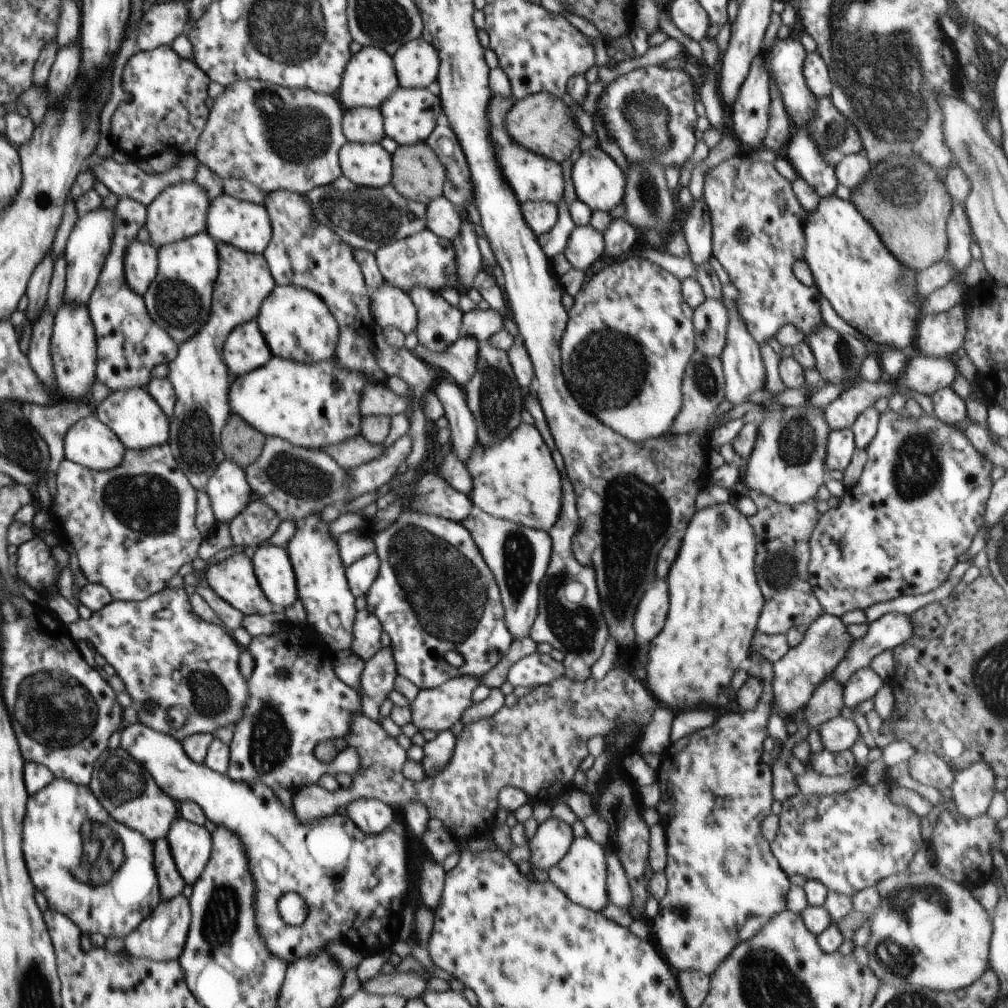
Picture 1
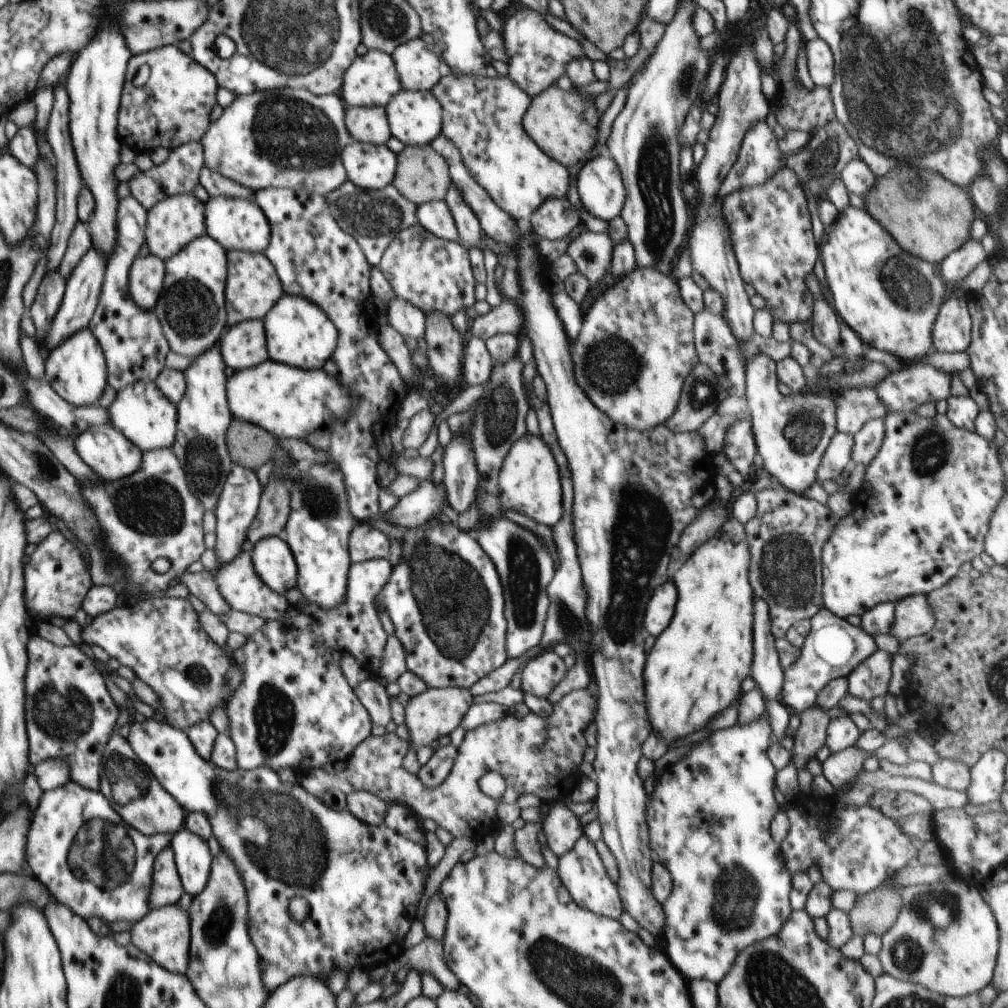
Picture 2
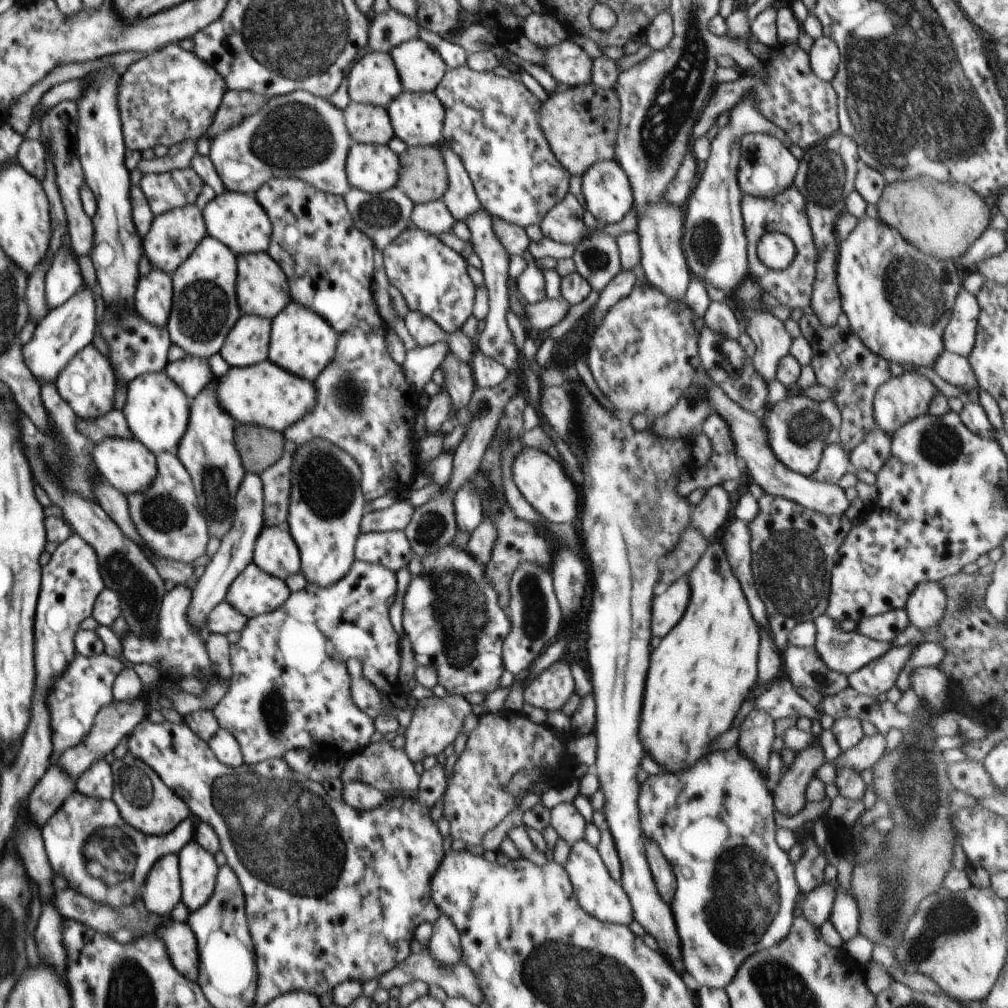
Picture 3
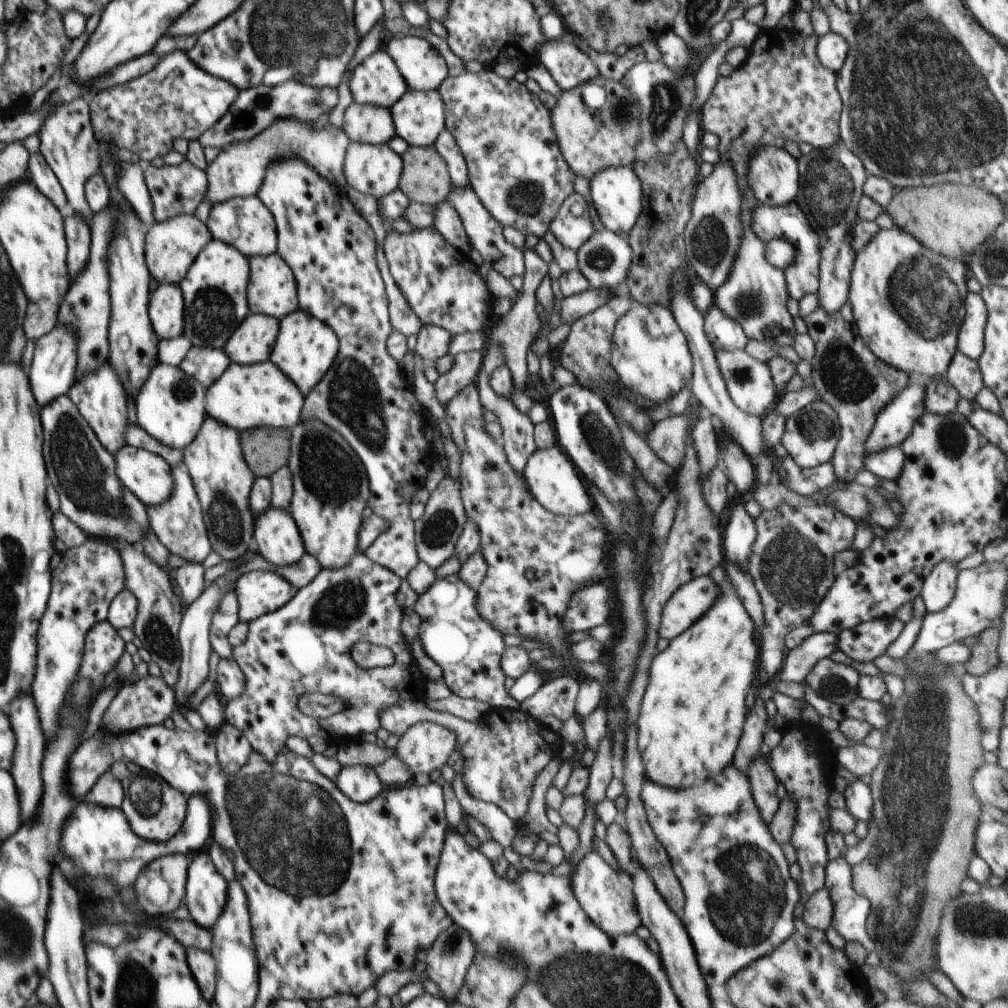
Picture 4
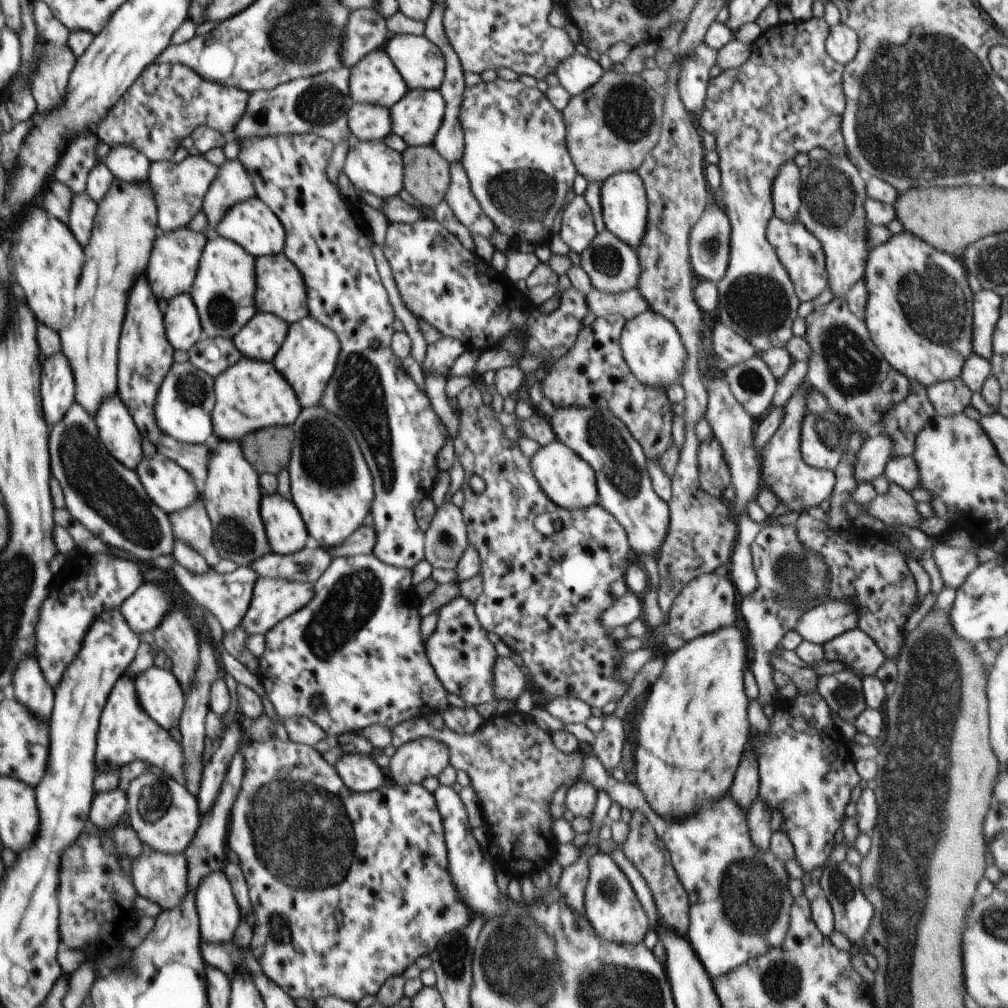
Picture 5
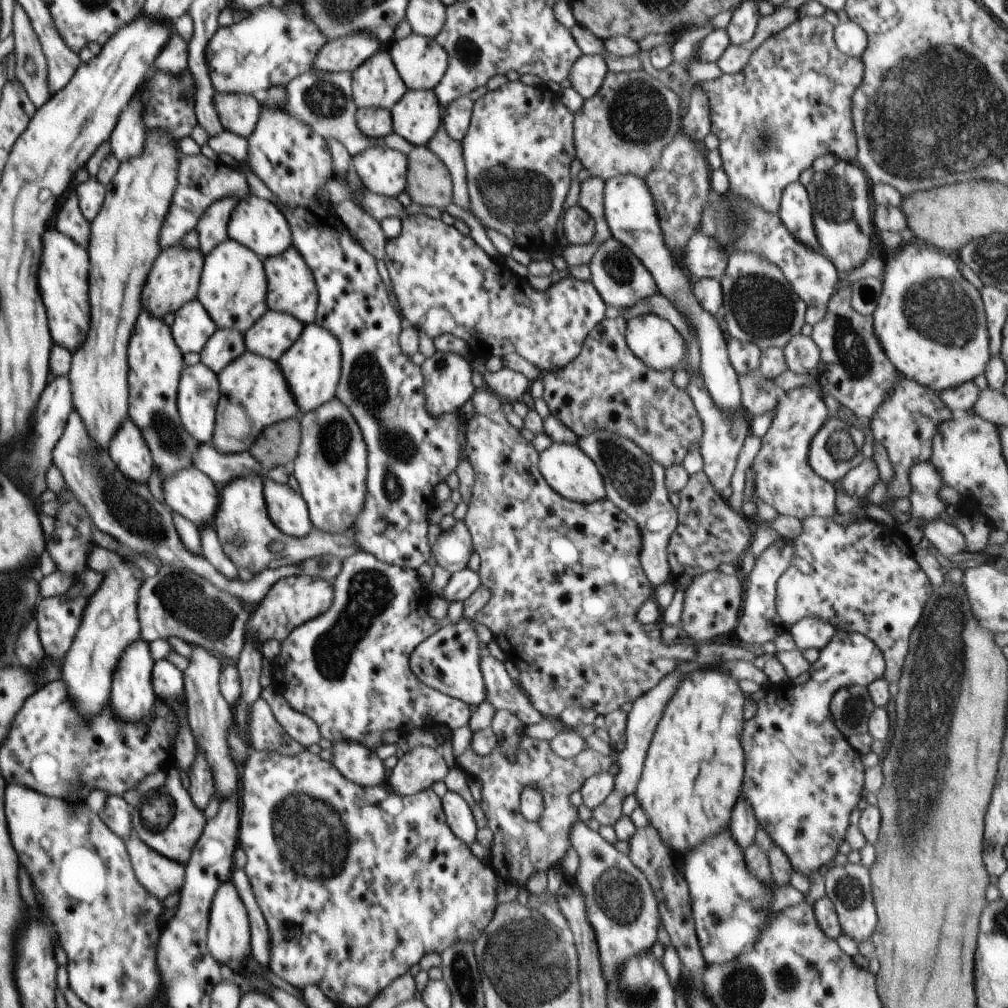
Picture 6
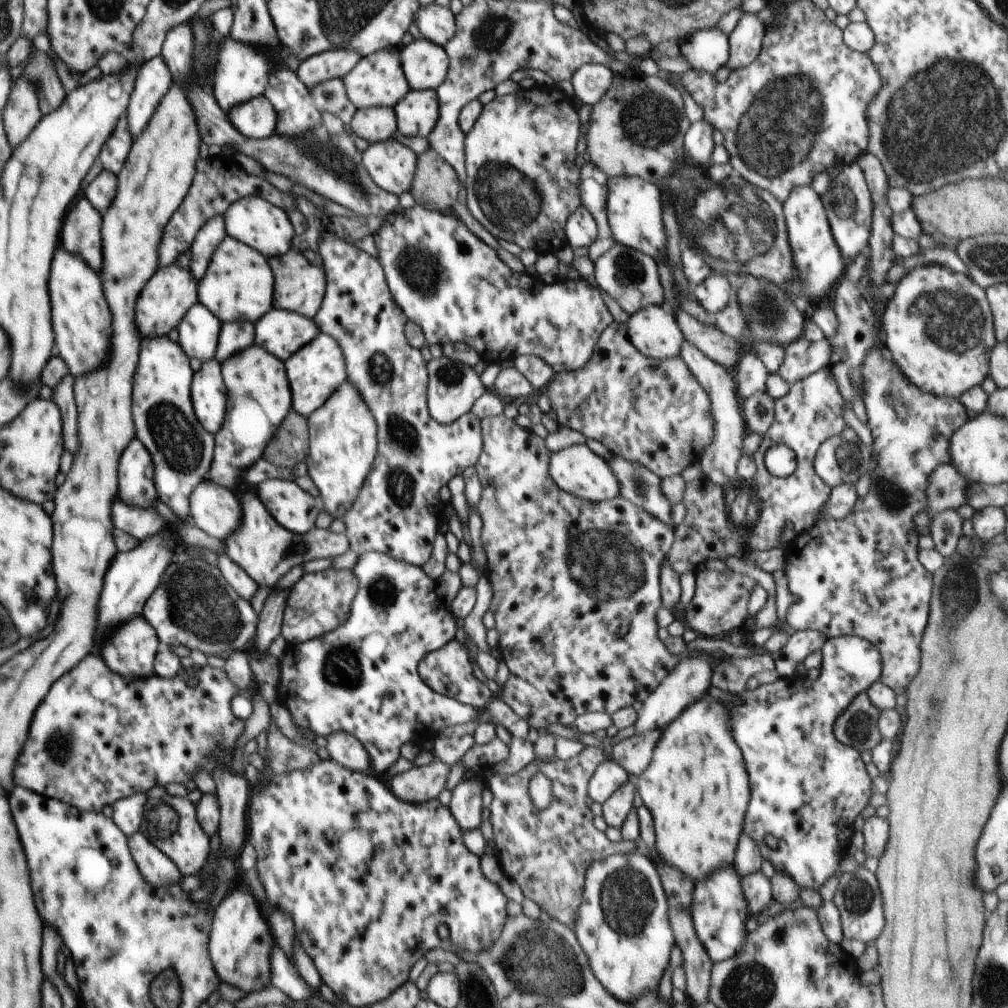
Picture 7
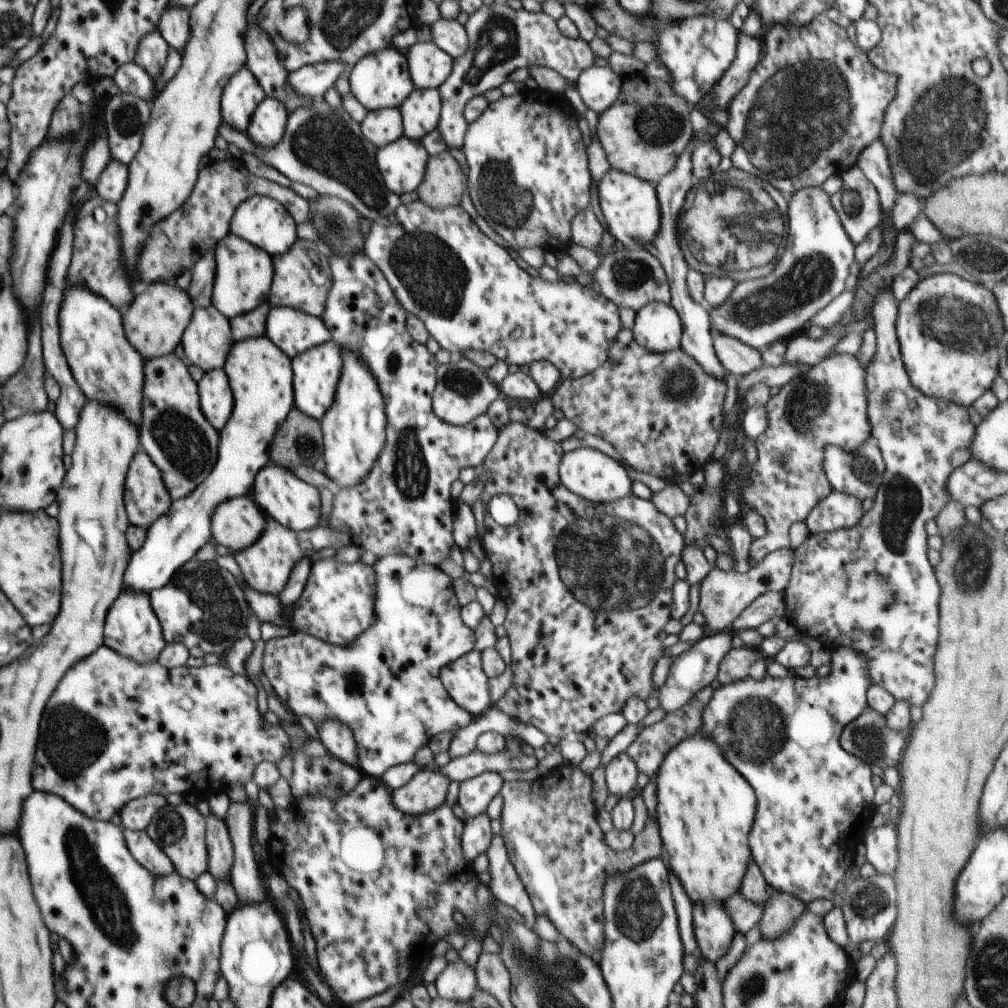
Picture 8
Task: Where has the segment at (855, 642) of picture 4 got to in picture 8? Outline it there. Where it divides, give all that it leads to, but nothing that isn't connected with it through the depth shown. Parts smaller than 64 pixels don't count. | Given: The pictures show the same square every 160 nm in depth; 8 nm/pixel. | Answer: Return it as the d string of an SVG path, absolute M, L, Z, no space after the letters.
M840 647L831 654L831 672L826 677L811 677L809 679L792 675L786 678L774 678L766 674L762 679L756 680L752 677L747 679L738 679L734 682L729 682L720 685L713 692L713 697L708 701L708 704L703 708L701 729L699 732L702 735L714 738L722 750L722 754L728 758L728 762L748 780L751 787L754 789L757 798L757 809L755 819L749 834L749 845L751 848L751 857L756 863L765 881L768 885L774 888L774 892L788 893L800 899L806 906L816 899L834 898L836 884L840 880L844 880L846 870L853 865L856 856L856 847L863 842L862 836L867 832L870 817L874 815L877 807L875 806L875 788L872 783L872 770L870 765L866 764L862 759L850 756L840 744L840 734L847 724L854 722L867 707L867 690L871 685L869 671L867 670L867 662L864 654L854 651L850 647Z

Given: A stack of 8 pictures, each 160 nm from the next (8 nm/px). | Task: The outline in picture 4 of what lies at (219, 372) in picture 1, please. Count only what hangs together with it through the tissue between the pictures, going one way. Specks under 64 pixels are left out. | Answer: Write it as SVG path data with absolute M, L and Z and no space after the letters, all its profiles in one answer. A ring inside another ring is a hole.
M277 252L268 256L250 257L249 271L247 301L250 313L264 313L280 320L300 310L294 273ZM207 416L203 420L195 439L186 446L183 453L183 462L189 470L190 478L196 489L213 550L224 561L227 561L241 557L244 553L254 549L256 544L254 538L255 518L251 511L249 496L256 476L243 457L239 432Z

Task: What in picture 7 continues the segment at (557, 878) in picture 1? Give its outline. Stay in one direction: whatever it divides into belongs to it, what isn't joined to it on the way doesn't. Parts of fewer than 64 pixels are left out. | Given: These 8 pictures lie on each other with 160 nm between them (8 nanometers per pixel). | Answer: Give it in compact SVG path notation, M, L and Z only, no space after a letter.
M636 852L610 855L587 868L584 886L583 901L572 930L588 957L594 976L614 998L625 1003L632 1003L649 992L656 993L669 966L675 936L670 926L667 896L655 862L648 855Z

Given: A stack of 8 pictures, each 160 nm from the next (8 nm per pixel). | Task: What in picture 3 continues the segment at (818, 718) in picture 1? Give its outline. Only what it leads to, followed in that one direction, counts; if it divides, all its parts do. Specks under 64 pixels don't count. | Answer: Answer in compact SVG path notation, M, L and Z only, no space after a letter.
M819 742L809 749L797 752L792 766L789 766L783 777L773 785L775 810L786 816L798 814L807 803L805 790L809 780L825 761L824 751Z

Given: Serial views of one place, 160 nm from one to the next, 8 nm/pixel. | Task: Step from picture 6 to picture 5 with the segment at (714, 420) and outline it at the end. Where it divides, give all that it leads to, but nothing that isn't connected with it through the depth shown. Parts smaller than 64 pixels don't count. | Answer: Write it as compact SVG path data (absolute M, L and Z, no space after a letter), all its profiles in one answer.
M716 438L700 444L698 452L701 488L714 498L723 499L723 491L731 486L731 476Z

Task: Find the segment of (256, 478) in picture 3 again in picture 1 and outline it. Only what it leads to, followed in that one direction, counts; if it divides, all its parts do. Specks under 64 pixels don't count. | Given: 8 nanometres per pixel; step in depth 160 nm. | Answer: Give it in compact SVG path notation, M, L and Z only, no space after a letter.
M226 458L217 466L205 492L210 497L218 524L230 524L250 504L253 490L248 484L245 470Z

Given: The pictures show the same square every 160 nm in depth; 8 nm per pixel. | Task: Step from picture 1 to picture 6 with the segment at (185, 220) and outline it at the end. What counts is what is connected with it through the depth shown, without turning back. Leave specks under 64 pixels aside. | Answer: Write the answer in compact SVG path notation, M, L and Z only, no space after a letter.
M181 246L160 251L150 269L146 286L142 290L141 308L156 318L162 319L168 312L175 312L188 301L197 298L199 280L203 269L204 256L198 249L184 249Z

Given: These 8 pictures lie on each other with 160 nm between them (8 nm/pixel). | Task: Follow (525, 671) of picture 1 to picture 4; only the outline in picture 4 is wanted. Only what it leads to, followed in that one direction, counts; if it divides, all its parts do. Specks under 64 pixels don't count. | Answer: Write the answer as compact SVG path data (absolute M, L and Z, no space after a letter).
M569 674L556 676L544 683L536 694L521 704L520 710L541 721L546 716L554 716L561 721L568 720L575 714L579 683Z

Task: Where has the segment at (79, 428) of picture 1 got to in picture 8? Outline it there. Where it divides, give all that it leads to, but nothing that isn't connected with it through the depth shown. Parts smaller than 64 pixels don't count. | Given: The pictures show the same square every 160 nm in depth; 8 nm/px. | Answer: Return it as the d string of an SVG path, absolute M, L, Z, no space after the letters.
M244 495L216 507L211 518L213 540L235 554L254 544L263 533L267 516L252 497Z

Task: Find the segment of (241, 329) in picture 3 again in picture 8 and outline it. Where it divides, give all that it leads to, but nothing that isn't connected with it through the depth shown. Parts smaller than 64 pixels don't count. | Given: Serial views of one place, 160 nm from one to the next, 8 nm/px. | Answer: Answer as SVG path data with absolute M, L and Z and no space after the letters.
M271 307L265 327L265 335L290 358L333 340L322 318L292 307Z

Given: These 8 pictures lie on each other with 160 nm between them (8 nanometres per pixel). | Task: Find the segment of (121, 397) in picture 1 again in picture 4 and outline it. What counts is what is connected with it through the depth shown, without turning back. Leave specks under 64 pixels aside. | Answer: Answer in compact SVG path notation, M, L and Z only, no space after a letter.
M158 363L135 398L138 426L146 430L151 437L162 442L163 445L184 450L195 439L203 420L208 416L205 407L205 392L206 389L195 378L189 377L180 366Z

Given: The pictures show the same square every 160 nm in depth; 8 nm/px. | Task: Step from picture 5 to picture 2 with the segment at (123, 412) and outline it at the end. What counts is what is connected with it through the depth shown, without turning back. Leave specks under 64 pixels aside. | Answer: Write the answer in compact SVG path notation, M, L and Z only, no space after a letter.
M89 328L70 335L45 359L45 381L58 393L58 396L77 407L98 404L107 385L107 376L102 347Z

